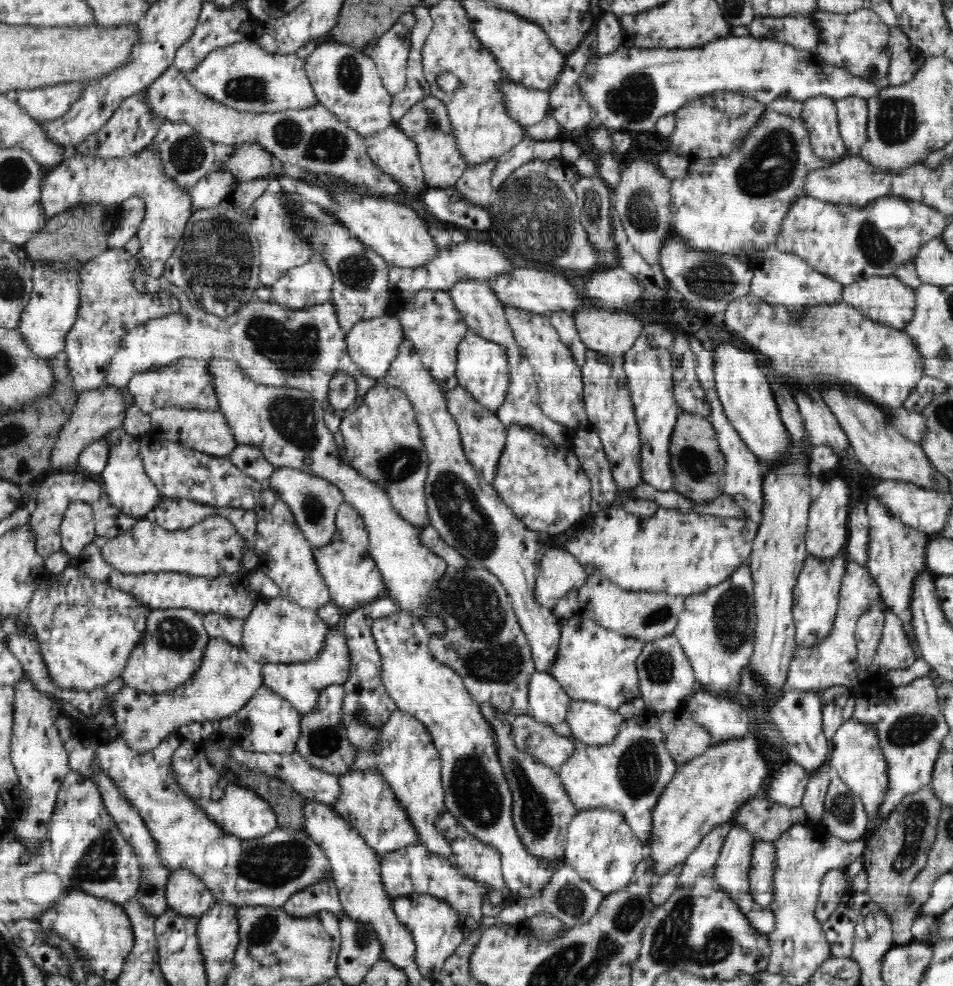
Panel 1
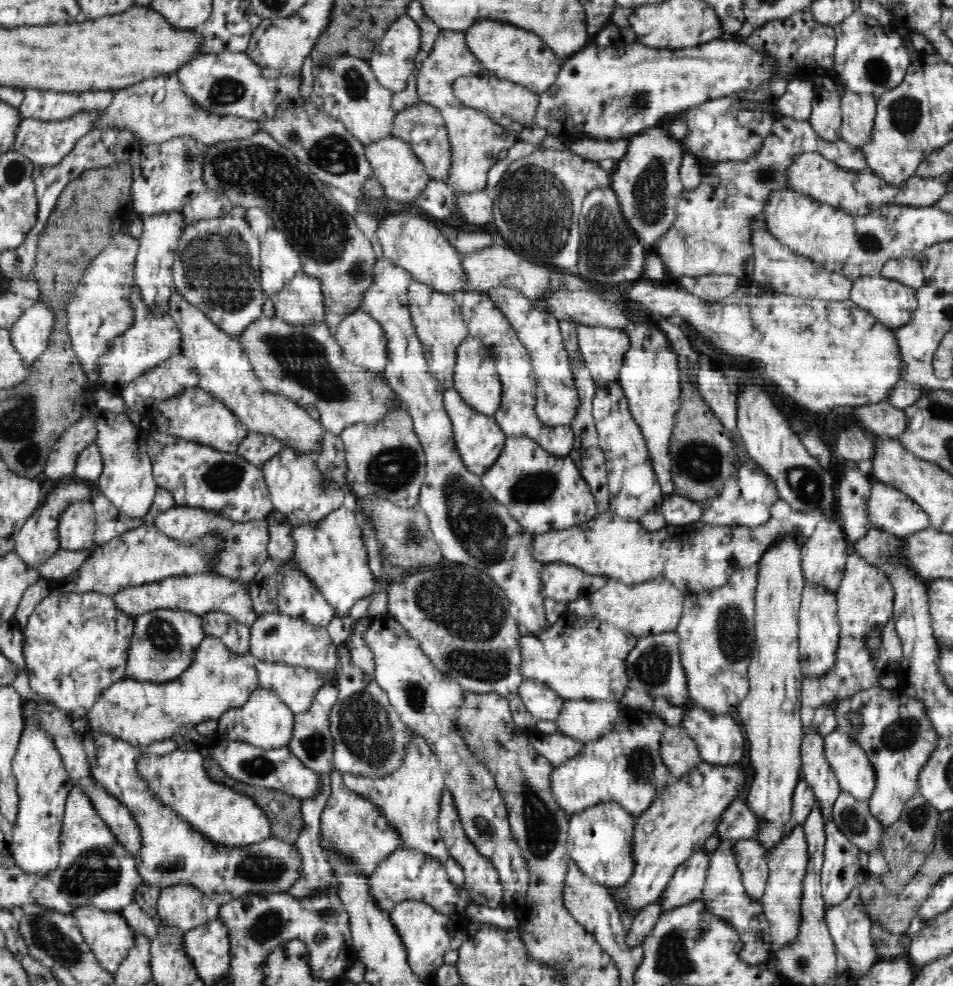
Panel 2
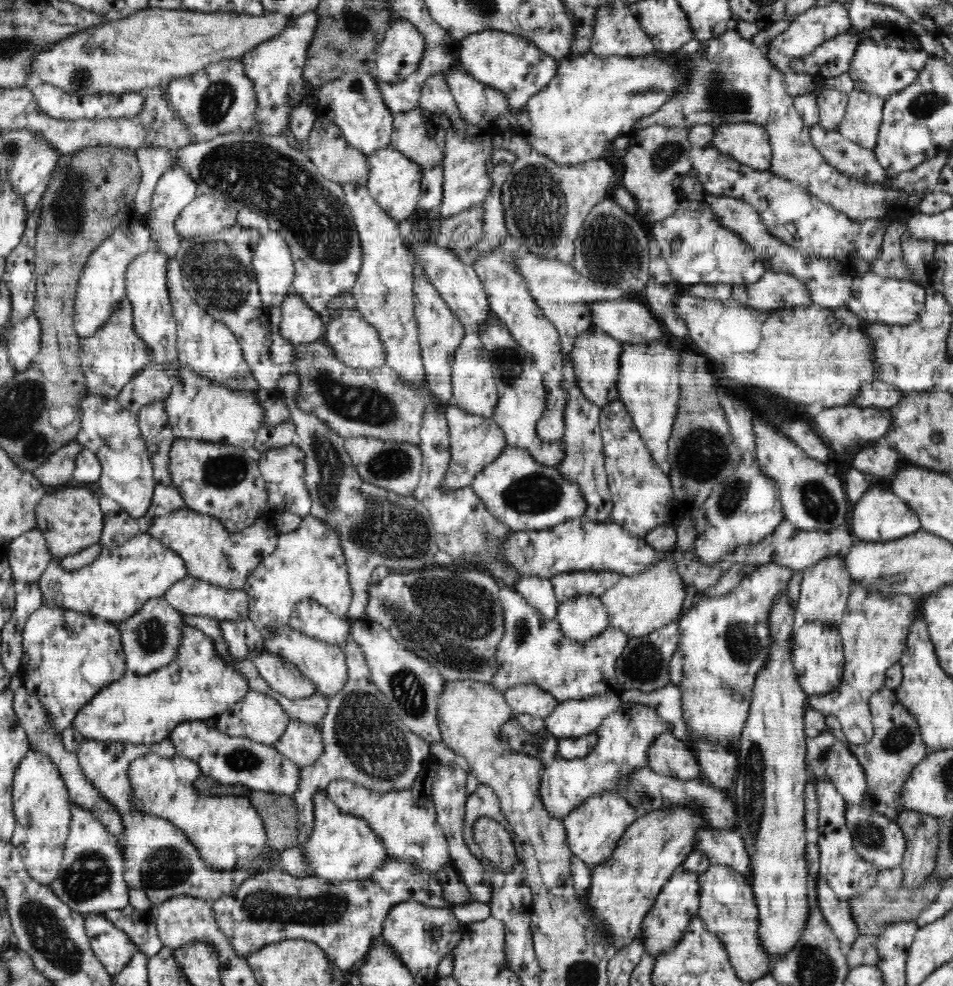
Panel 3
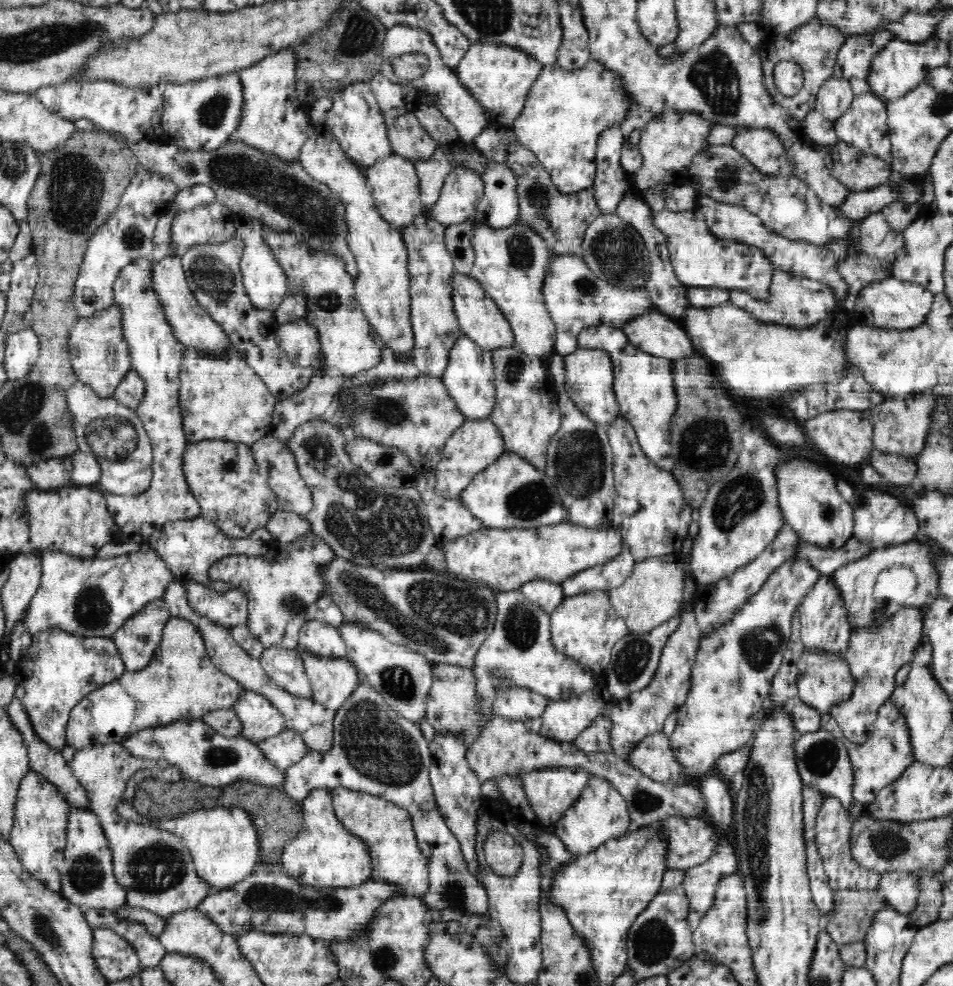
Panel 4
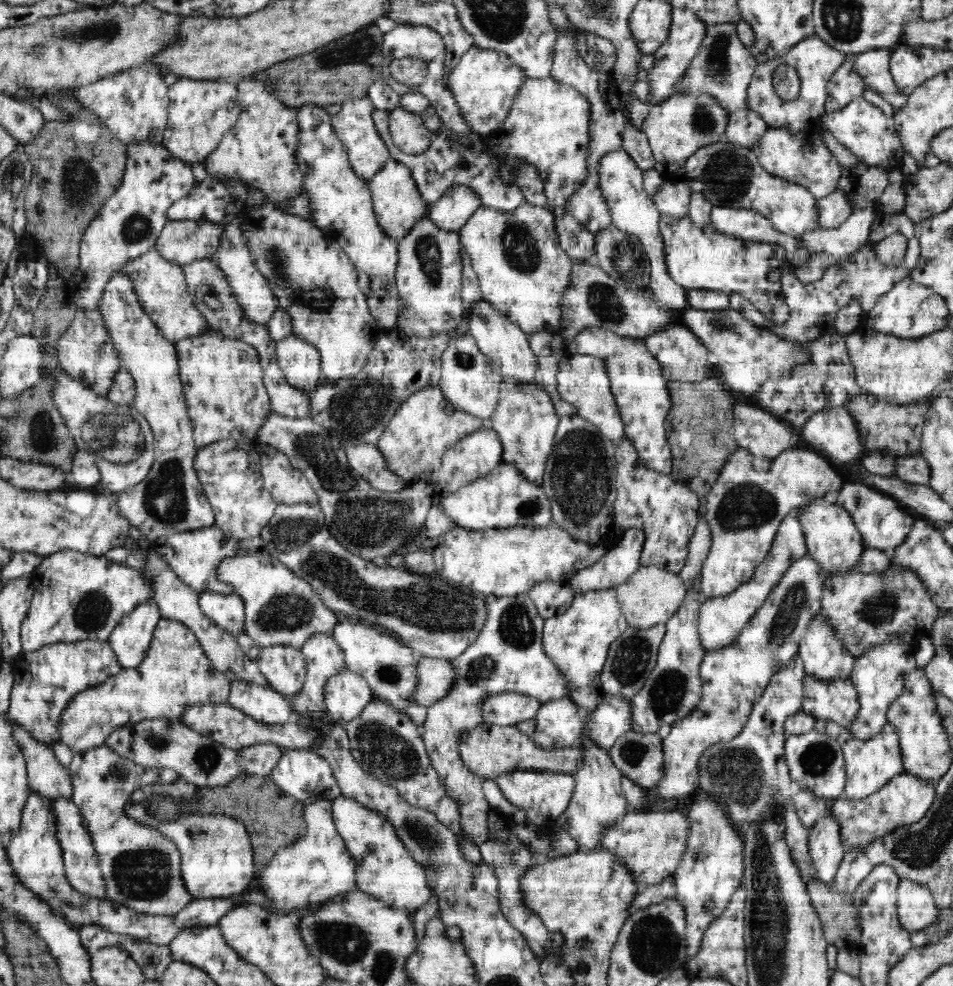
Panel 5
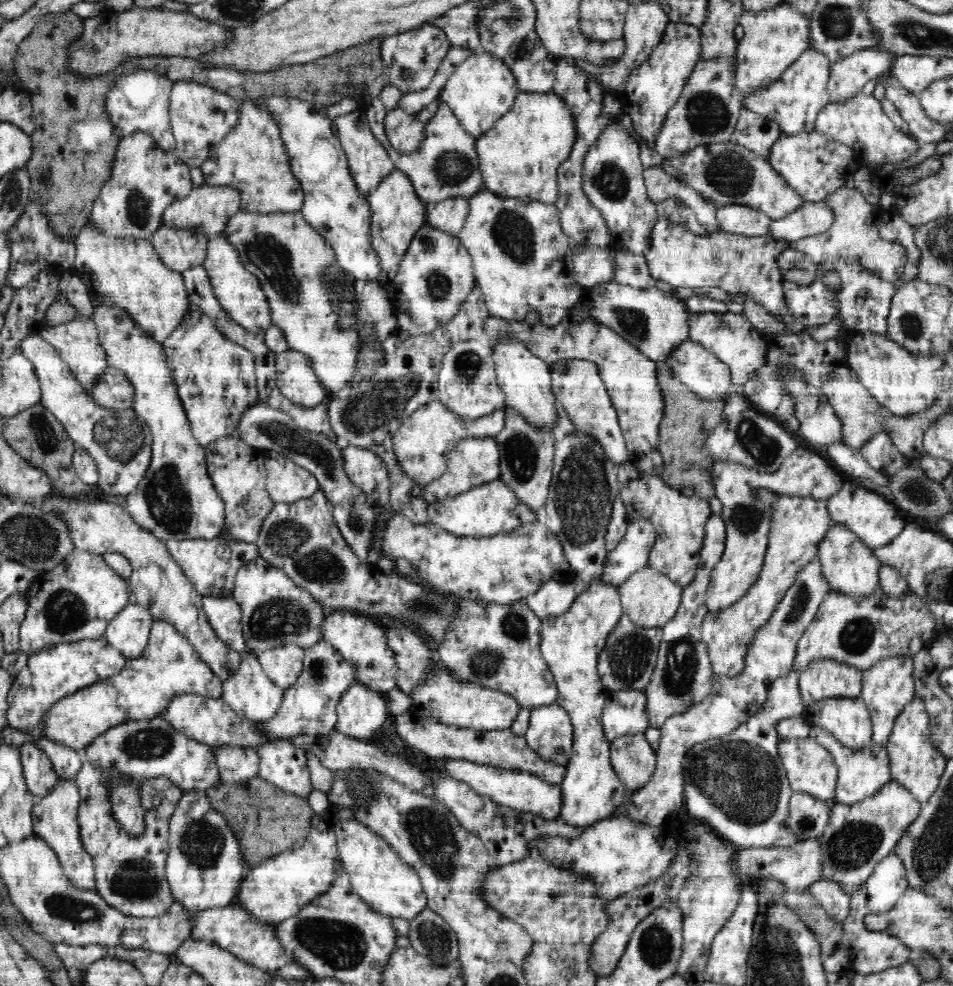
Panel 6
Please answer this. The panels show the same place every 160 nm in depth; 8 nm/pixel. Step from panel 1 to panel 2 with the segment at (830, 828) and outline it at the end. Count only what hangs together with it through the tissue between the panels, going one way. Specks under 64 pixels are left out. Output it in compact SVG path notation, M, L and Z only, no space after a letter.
M841 790L833 802L833 823L848 840L865 853L881 852L881 840L886 828L872 816L869 803L858 801Z

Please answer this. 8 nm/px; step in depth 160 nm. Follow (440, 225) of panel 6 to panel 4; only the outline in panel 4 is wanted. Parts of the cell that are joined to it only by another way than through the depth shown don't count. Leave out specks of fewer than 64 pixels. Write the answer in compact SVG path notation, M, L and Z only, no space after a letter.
M470 168L452 169L445 178L439 200L429 215L444 226L472 218L483 200L484 181Z

